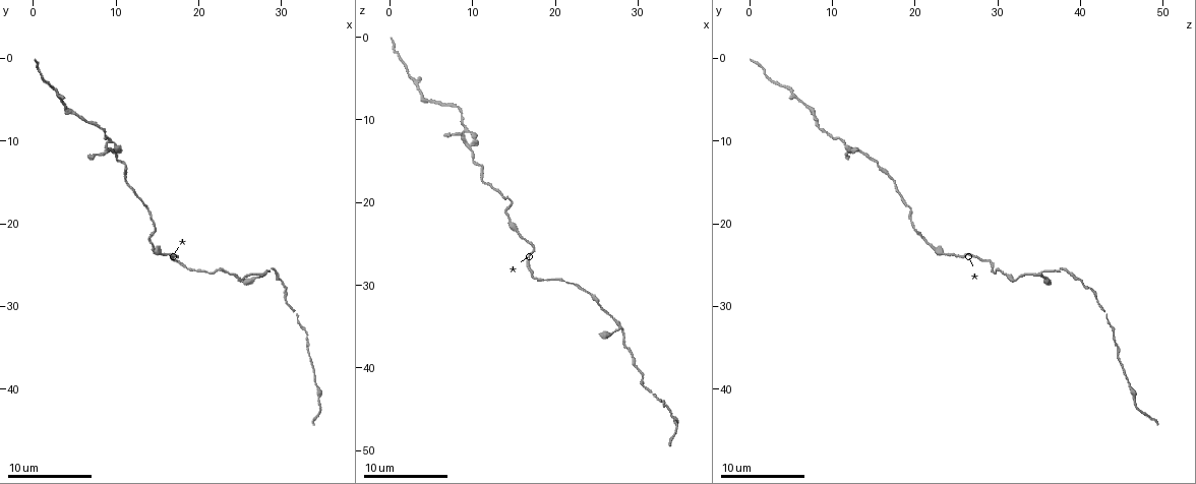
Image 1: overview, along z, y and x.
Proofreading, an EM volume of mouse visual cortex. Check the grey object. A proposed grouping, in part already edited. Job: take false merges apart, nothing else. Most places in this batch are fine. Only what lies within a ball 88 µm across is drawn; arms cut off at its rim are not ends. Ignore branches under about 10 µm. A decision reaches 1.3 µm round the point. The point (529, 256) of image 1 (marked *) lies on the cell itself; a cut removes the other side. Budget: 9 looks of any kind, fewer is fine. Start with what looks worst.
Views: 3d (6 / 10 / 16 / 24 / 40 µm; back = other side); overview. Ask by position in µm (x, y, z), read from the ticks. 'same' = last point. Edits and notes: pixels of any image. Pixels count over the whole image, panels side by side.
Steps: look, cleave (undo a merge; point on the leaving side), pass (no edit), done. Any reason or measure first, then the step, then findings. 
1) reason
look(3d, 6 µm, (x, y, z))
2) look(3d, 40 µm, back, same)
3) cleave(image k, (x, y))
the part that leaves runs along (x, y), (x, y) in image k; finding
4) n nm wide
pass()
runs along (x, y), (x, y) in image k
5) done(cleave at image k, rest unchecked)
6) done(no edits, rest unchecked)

thin arm on a thick one
look(3d, 10 µm, (9.0, 10.0, 11.4))

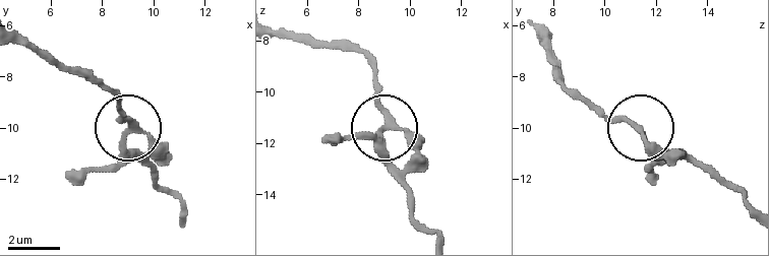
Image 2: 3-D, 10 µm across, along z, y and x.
3 arms
pass()
one cell here

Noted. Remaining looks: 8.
thick turns thin
look(3d, 6 µm, (5.4, 6.8, 8.0))

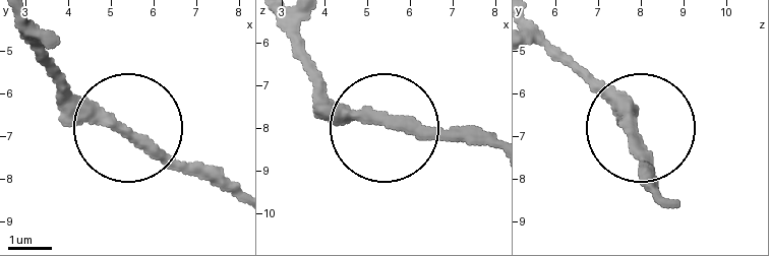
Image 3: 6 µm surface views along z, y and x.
look(3d, 6 µm, back, (5.40, 6.95, 7.85))

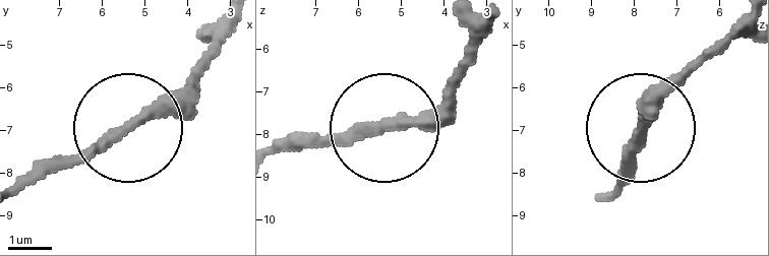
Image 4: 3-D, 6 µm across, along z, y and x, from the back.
260 nm wide
pass()
runs along (19, 190), (96, 156), (201, 69) in image 4; all the same cell

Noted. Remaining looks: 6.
two arms in line, one across
look(3d, 6 µm, (28.0, 25.8, 35.6))

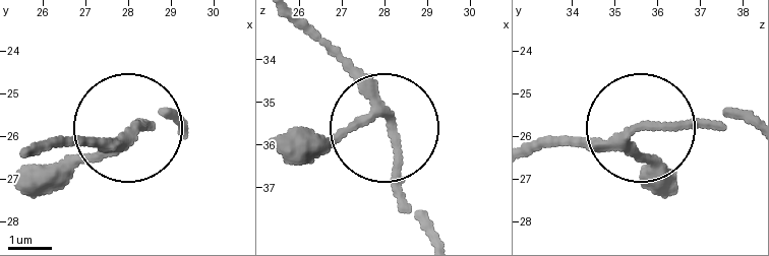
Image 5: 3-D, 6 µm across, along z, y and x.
pass()
runs along (36, 153), (102, 146), (164, 114) in image 5; continuous, no second cell

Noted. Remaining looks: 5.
thick turns thin
look(3d, 10 µm, (15.6, 24.0, 24.2))

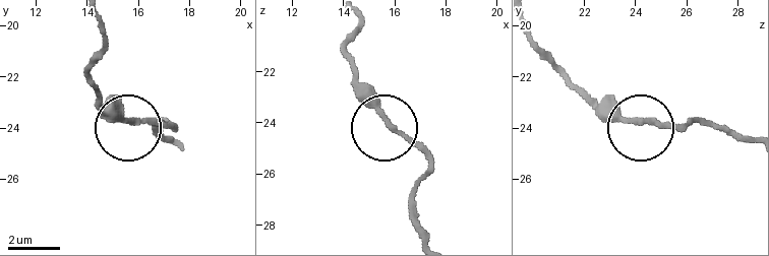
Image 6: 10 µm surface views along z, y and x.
pass()
continuous, no second cell

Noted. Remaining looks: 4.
done(no edits, rest unchecked)

